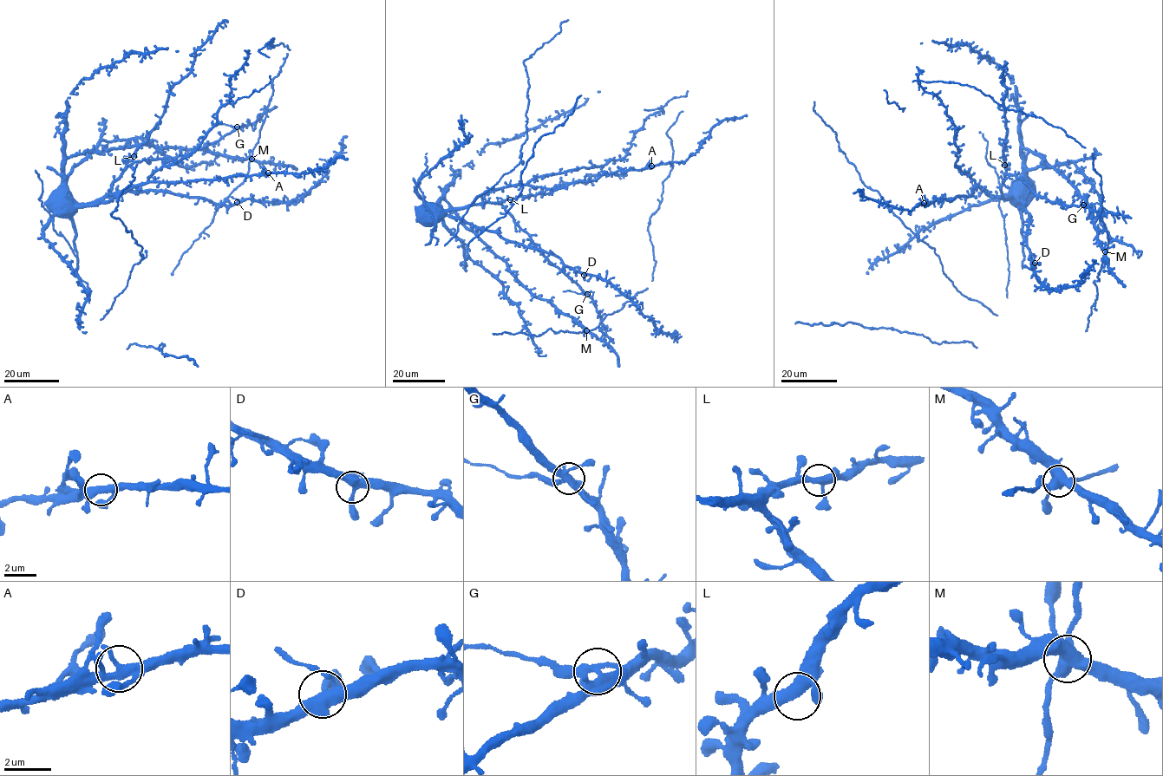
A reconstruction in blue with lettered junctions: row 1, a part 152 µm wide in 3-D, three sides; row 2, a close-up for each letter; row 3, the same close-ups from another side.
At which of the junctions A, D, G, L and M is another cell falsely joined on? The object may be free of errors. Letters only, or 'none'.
G

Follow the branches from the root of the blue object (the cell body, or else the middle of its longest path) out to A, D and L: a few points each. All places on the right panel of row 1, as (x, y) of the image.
A: (1012, 195), (1004, 200), (976, 185), (970, 196), (924, 203)
D: (1012, 195), (1017, 202), (1024, 202), (1029, 215), (1025, 240), (1035, 263)
L: (1012, 195), (1007, 200), (1002, 194), (1002, 181), (1006, 172), (1004, 165)

